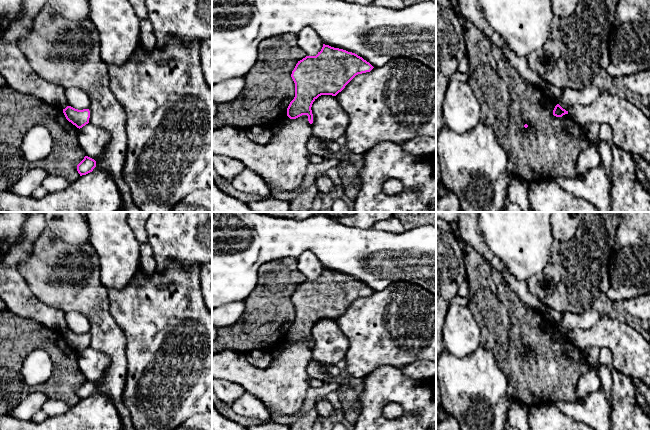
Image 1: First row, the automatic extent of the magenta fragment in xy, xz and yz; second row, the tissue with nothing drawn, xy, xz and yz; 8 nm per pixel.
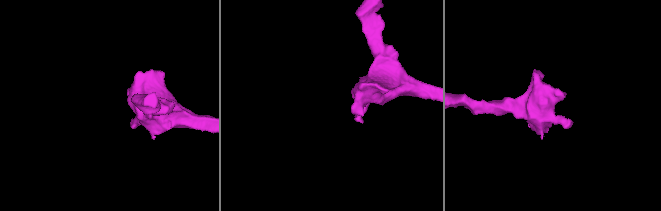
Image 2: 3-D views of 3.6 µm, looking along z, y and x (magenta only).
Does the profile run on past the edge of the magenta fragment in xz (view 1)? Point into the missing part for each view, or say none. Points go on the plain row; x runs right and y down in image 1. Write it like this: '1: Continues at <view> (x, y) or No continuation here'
1: No continuation here

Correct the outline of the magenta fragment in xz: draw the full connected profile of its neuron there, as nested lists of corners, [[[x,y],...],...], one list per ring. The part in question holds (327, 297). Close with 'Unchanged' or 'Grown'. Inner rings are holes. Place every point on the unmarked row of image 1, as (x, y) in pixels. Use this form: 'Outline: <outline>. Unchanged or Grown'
Outline: [[[323,268],[316,280],[306,280],[292,295],[295,321],[287,332],[287,340],[296,343],[307,339],[312,348],[311,331],[319,320],[336,320],[356,299],[370,296],[373,292],[355,277]]]. Unchanged

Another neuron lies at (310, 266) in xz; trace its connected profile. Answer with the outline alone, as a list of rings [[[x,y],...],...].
[[[306,250],[296,259],[298,270],[306,276],[307,280],[316,280],[321,275],[322,263],[312,251]]]

